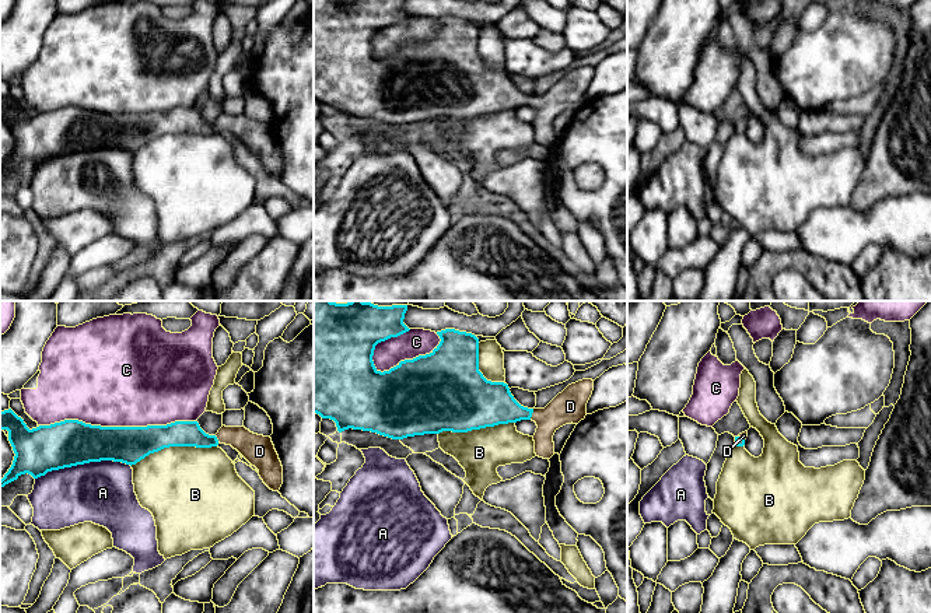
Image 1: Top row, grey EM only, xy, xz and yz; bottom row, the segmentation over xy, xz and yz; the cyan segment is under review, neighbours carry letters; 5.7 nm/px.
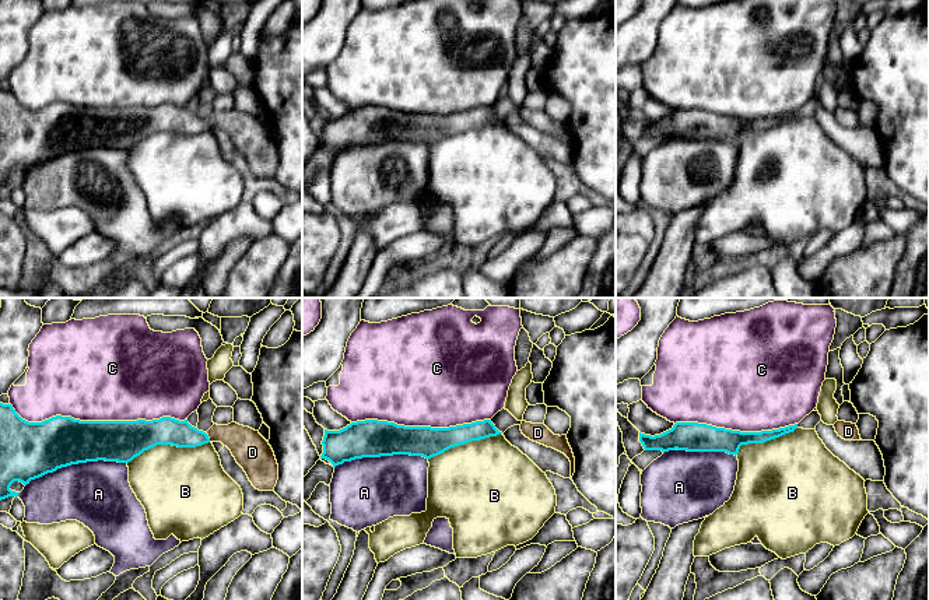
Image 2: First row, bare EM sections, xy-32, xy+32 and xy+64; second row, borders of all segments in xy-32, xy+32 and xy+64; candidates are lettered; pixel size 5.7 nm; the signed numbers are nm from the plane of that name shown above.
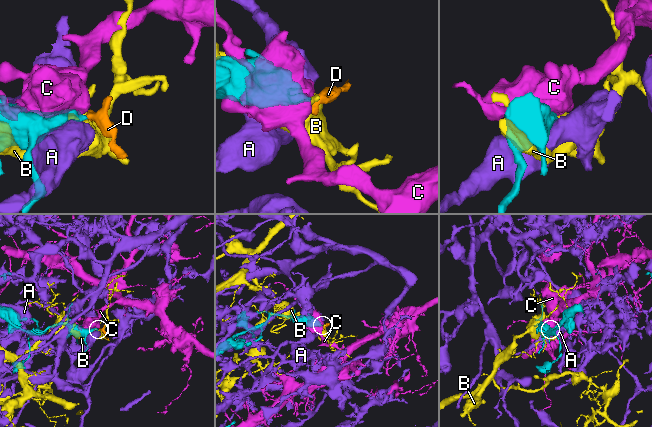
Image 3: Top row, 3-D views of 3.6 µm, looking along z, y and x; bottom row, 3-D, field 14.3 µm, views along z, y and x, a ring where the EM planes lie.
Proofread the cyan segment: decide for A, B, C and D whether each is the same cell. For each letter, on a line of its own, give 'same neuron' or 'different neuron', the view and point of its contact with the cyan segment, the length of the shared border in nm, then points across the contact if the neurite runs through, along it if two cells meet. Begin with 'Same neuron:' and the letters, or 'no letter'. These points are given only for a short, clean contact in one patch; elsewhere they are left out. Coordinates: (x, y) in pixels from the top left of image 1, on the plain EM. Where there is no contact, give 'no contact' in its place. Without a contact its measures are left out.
Same neuron: D
A: different neuron | xy (83, 150) | 550 nm
B: different neuron | xy (172, 132) | 500 nm
C: different neuron | xy (116, 114) | 900 nm
D: same neuron | xz (531, 101) | 70 nm | across xz (489, 90), (511, 98), (531, 101), (556, 101), (570, 93)

